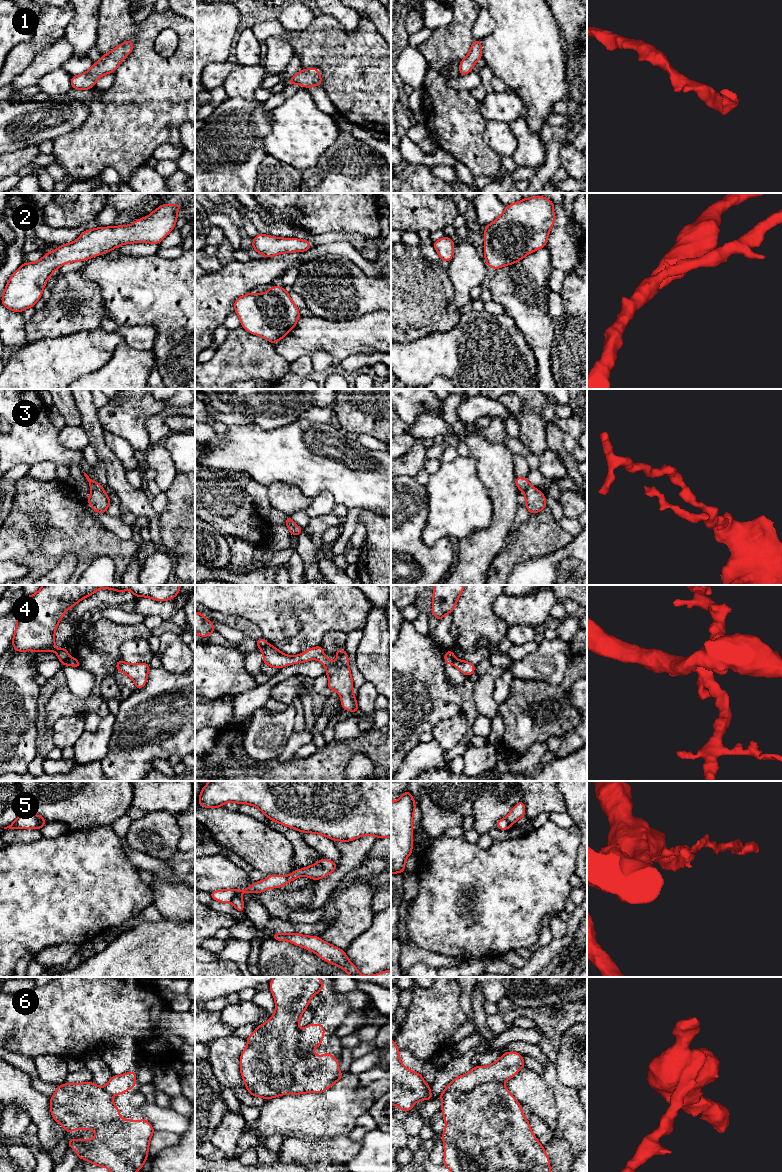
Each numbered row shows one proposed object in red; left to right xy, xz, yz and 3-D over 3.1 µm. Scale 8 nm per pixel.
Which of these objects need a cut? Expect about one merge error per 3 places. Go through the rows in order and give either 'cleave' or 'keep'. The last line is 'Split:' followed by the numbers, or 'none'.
1: keep
2: keep
3: keep
4: cleave
5: cleave
6: keep
Split: 4, 5

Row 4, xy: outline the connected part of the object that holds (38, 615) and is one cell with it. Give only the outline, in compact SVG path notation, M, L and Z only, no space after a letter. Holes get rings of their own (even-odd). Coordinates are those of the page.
M43 585L34 595L24 597L23 600L17 605L16 608L16 617L17 623L13 639L11 643L15 651L36 651L36 652L46 652L50 650L58 656L58 660L61 661L62 665L70 659L69 653L66 648L55 648L55 631L58 623L63 618L65 612L74 607L79 601L83 600L86 597L91 596L97 590L106 588L118 592L123 592L130 590L134 597L147 597L157 601L168 601L177 596L180 591L181 585Z

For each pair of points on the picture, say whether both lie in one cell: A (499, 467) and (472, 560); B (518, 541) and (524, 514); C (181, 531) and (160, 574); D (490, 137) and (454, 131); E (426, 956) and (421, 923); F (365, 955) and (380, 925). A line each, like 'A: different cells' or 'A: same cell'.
A: same cell
B: different cells
C: different cells
D: different cells
E: different cells
F: same cell

